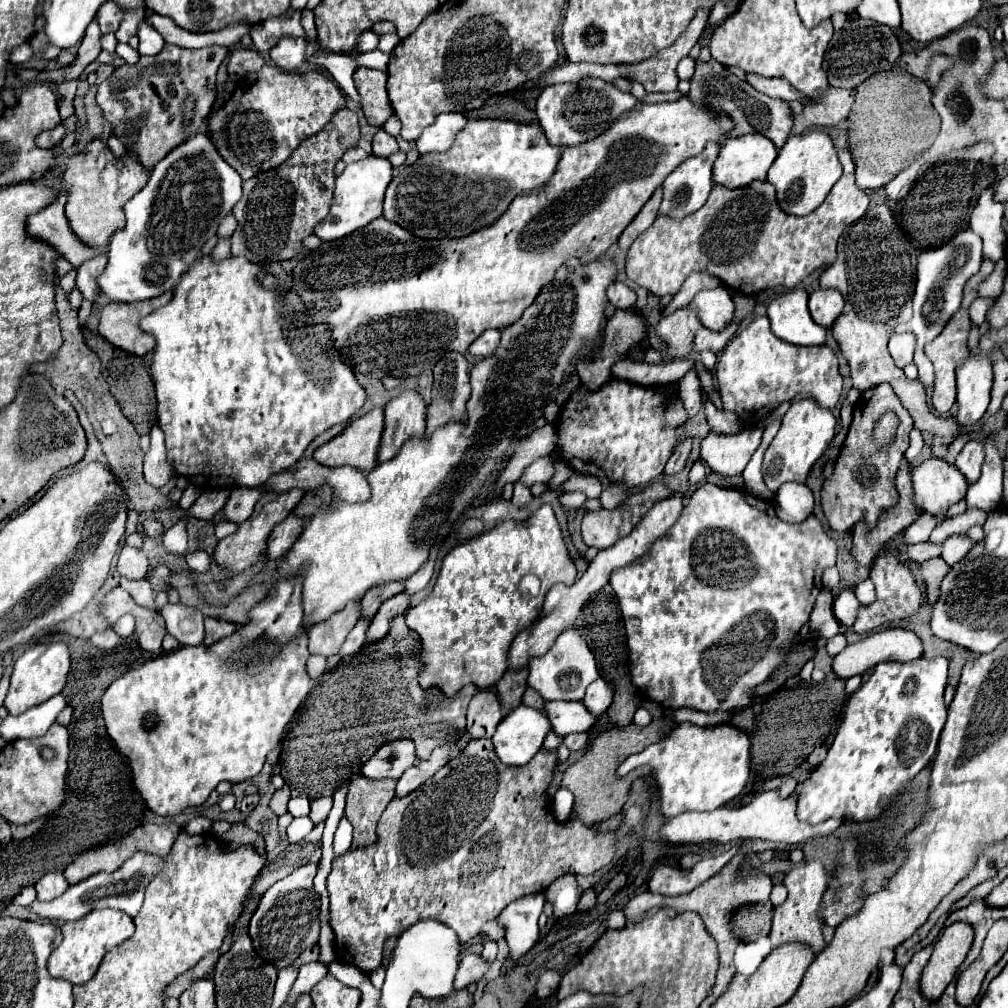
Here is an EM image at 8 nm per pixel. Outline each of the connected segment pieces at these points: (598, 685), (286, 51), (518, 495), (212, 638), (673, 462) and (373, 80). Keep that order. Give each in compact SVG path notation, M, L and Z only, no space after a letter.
M597 679L587 687L587 695L585 695L585 707L593 713L593 715L601 715L613 701L613 685L607 683L605 679Z
M281 37L277 45L269 51L269 57L283 71L293 71L305 63L305 39Z
M517 481L517 483L515 483L515 493L513 493L511 503L513 503L513 505L517 505L517 507L523 507L523 505L527 505L531 499L533 499L533 495L531 495L529 487Z
M205 617L205 645L215 643L221 637L227 637L236 631L236 625L229 623L229 621L221 621L221 619L213 619L213 617Z
M689 437L689 439L681 441L681 445L677 445L675 453L671 455L669 463L665 465L665 475L679 473L679 471L685 467L685 461L687 461L687 457L689 457L689 451L691 451L691 441L693 441L693 439Z
M359 67L353 77L355 77L355 87L361 95L361 107L365 119L369 121L369 125L381 127L393 115L393 107L389 103L387 89L385 89L387 73Z

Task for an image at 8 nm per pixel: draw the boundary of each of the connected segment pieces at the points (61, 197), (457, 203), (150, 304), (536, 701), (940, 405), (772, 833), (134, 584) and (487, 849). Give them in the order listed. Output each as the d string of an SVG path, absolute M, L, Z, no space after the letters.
M59 191L55 203L45 207L43 211L29 217L29 235L47 241L53 245L67 261L71 261L75 267L89 261L93 255L101 255L103 247L89 247L81 239L75 237L75 233L69 227L69 221L65 217L65 203L67 193Z
M509 119L469 121L467 127L457 135L449 151L421 155L413 165L403 167L399 175L393 177L385 193L383 217L401 225L403 229L407 229L409 233L421 239L439 239L443 235L447 235L447 239L467 237L495 223L503 215L503 211L507 211L507 207L519 193L533 191L547 185L551 175L555 173L559 157L561 157L561 147L555 147L547 141L541 125L527 125L527 123L517 123Z
M165 291L163 295L143 301L143 303L109 303L101 311L99 333L117 347L131 351L139 357L149 353L155 347L155 337L145 333L139 327L139 321L151 311L163 307L173 297L173 291Z
M529 686L527 687L522 697L522 702L525 705L538 709L541 711L541 713L545 713L545 715L547 715L544 699L533 688Z
M983 259L981 271L977 275L973 275L967 281L965 287L965 295L963 295L963 303L961 309L947 321L947 327L941 331L941 335L935 337L935 341L927 343L925 347L925 355L931 359L933 367L935 367L935 389L933 389L933 407L937 413L947 413L951 411L951 407L955 405L955 369L961 365L961 361L969 355L969 347L967 347L967 339L969 339L969 331L971 331L971 319L969 319L969 305L973 299L977 299L977 285L991 275L995 263L991 259Z
M777 789L761 791L757 793L747 805L743 807L719 807L715 811L687 811L683 815L677 815L669 819L661 827L661 835L669 843L705 843L705 841L719 841L719 843L731 843L735 839L763 839L763 841L781 841L781 843L803 843L815 835L829 835L833 833L841 821L839 819L827 819L819 825L809 825L805 821L799 821L797 815L797 797L795 793L781 797Z
M141 579L141 581L123 581L121 587L143 607L149 607L149 609L157 609L155 607L155 595L151 591L151 585L147 579Z
M473 739L457 759L449 761L443 769L439 769L435 773L435 777L431 777L419 789L411 791L405 797L395 797L387 805L385 813L381 815L381 821L377 825L377 841L373 845L367 845L367 847L351 847L349 851L345 851L343 855L333 859L333 869L327 877L327 891L329 891L329 925L335 933L335 955L337 955L337 959L343 963L351 963L365 973L371 973L381 965L385 939L387 937L399 937L407 927L411 927L411 923L417 923L419 919L439 919L441 923L445 923L447 927L451 927L459 935L461 943L467 943L473 937L477 937L481 927L487 921L495 919L503 911L503 907L507 907L511 901L525 897L525 895L545 891L561 875L567 875L567 873L593 875L595 871L609 865L611 859L615 857L615 851L617 851L615 831L597 833L595 825L585 825L575 813L571 815L569 821L561 823L555 819L553 811L547 811L547 789L553 781L553 769L557 767L557 763L559 763L557 751L541 749L539 755L535 755L535 759L531 759L531 763L527 763L527 767L509 767L509 765L499 761L491 739Z

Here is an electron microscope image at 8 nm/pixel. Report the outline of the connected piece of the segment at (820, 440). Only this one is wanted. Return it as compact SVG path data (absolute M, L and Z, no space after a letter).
M813 399L795 401L785 413L783 425L779 433L775 435L775 439L771 441L771 445L767 447L765 457L763 457L767 489L777 493L777 489L787 481L805 483L809 469L829 447L833 437L835 437L835 415L829 409L823 409Z

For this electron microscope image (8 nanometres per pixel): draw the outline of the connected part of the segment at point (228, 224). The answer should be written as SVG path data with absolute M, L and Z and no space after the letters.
M227 215L227 217L221 221L219 229L217 229L217 237L231 237L233 231L235 231L235 227L237 227L235 217L233 217L233 215Z

